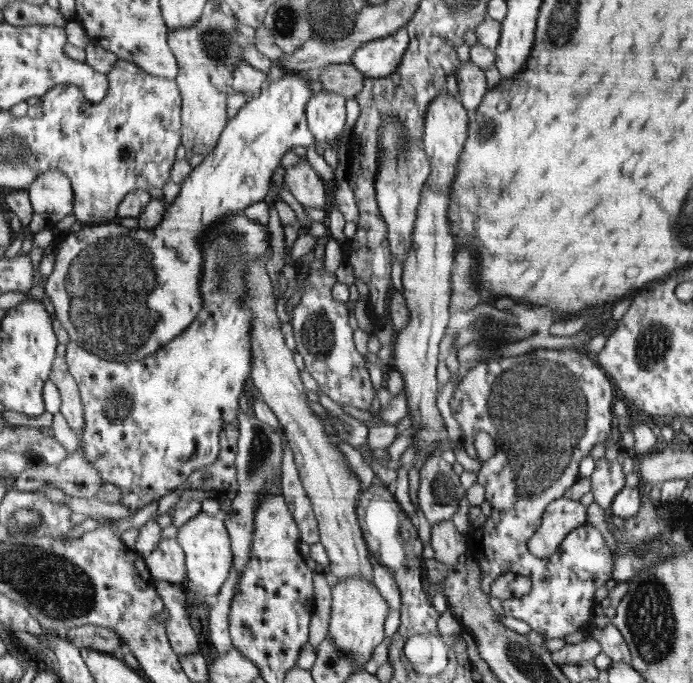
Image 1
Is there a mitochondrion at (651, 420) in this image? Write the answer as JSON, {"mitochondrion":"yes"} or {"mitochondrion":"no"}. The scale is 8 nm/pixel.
{"mitochondrion":"no"}

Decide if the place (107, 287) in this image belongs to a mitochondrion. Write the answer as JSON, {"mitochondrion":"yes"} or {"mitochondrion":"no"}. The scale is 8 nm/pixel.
{"mitochondrion":"yes"}

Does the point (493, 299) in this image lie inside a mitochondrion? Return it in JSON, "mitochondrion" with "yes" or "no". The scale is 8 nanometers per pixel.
{"mitochondrion":"no"}

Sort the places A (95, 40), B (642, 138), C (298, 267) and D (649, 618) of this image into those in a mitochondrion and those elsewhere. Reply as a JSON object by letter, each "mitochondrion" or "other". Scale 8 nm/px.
{"A":"other","B":"other","C":"other","D":"mitochondrion"}

